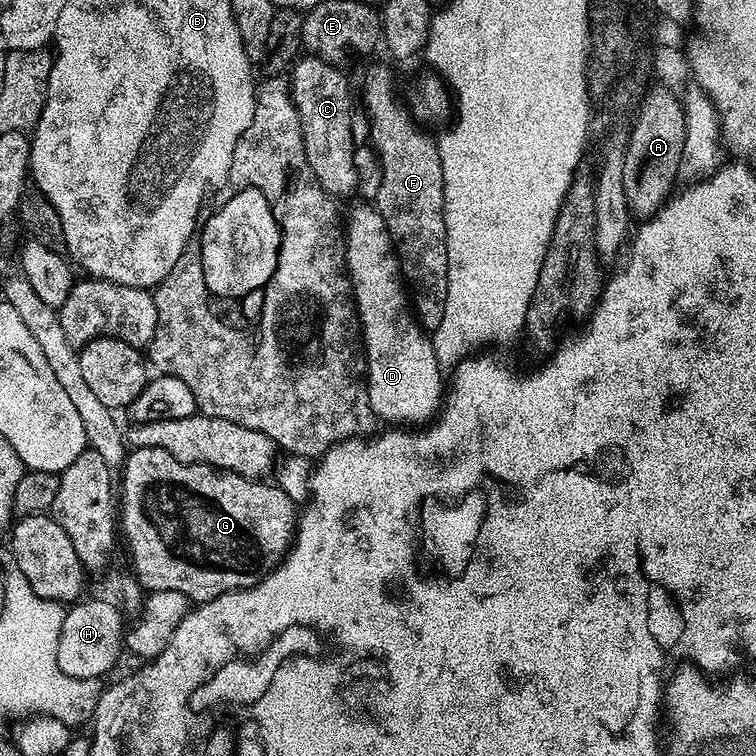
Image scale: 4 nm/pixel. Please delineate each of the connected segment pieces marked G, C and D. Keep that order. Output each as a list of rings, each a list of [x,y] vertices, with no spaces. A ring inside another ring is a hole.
[[[157,448],[131,449],[127,453],[122,475],[124,475],[124,481],[121,484],[119,481],[118,484],[118,528],[122,533],[123,543],[124,540],[128,543],[128,556],[132,559],[133,570],[136,571],[134,579],[141,589],[148,592],[178,590],[178,594],[186,594],[189,602],[203,602],[218,598],[227,592],[253,588],[258,582],[265,580],[284,561],[288,549],[292,546],[298,523],[298,508],[275,483],[242,478],[242,474],[234,474],[230,470],[222,470],[209,464],[183,464],[178,462],[178,458],[166,454],[166,450]]]
[[[304,54],[290,69],[292,101],[298,110],[300,129],[306,150],[306,162],[314,170],[314,178],[329,196],[348,196],[360,180],[356,169],[356,144],[352,141],[352,92],[341,69],[327,60]]]
[[[371,203],[356,204],[352,208],[352,213],[347,213],[346,216],[346,263],[348,266],[348,278],[352,281],[352,294],[356,298],[356,311],[360,314],[360,327],[364,338],[364,355],[368,358],[368,375],[366,383],[368,386],[368,399],[366,401],[367,407],[374,410],[377,421],[386,423],[388,426],[424,426],[429,423],[439,413],[442,407],[442,397],[446,392],[446,380],[440,377],[442,366],[438,362],[438,358],[434,354],[434,346],[432,345],[432,338],[429,333],[425,332],[420,327],[413,309],[410,307],[410,296],[404,293],[406,289],[406,281],[400,271],[400,262],[394,251],[394,245],[391,236],[388,235],[388,228],[384,225],[384,219],[380,217],[380,213],[376,211]]]

